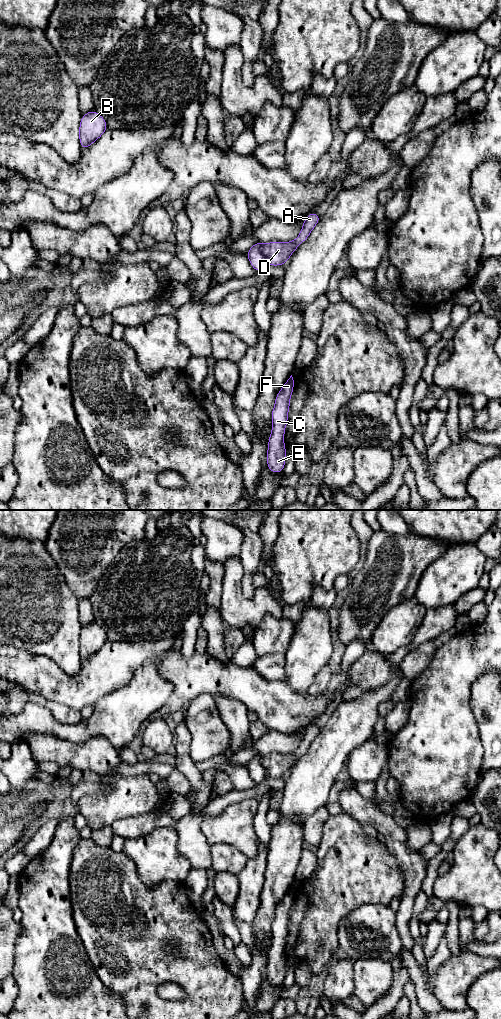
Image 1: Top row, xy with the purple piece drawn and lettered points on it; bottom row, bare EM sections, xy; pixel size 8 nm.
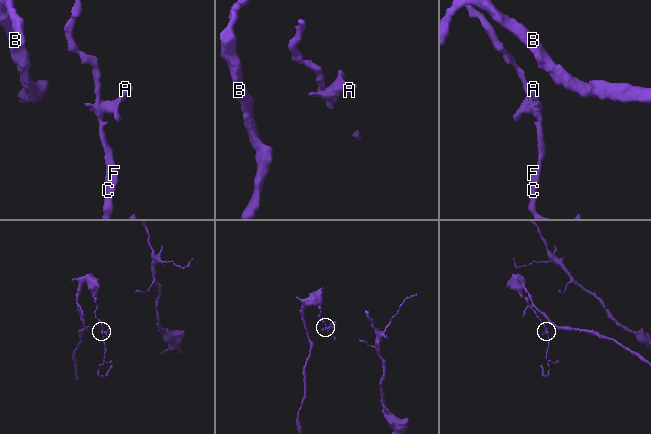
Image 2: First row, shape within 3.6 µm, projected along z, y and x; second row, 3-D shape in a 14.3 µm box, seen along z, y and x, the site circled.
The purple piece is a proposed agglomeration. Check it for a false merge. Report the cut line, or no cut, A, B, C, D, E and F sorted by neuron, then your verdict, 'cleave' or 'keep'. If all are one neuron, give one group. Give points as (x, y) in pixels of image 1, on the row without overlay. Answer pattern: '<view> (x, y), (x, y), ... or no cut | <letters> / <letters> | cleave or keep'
xy (260, 756), (260, 762), (266, 772) | A D / B C E F | cleave

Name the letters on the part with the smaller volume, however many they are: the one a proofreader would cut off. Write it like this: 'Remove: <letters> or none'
Remove: A, D

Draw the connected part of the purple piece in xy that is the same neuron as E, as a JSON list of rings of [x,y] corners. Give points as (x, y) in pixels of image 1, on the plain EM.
[[[292,887],[284,895],[277,905],[275,917],[272,922],[272,943],[268,951],[268,963],[266,966],[267,979],[272,985],[283,984],[286,974],[286,959],[284,955],[285,940],[288,934],[290,909],[294,903]]]

